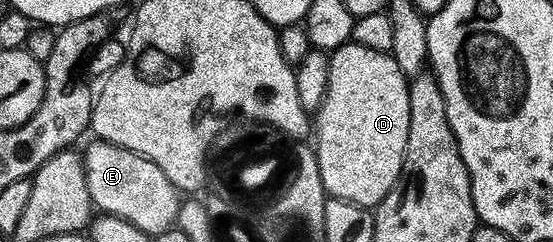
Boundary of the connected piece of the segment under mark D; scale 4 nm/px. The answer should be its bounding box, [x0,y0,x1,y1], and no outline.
[313,43,409,207]

